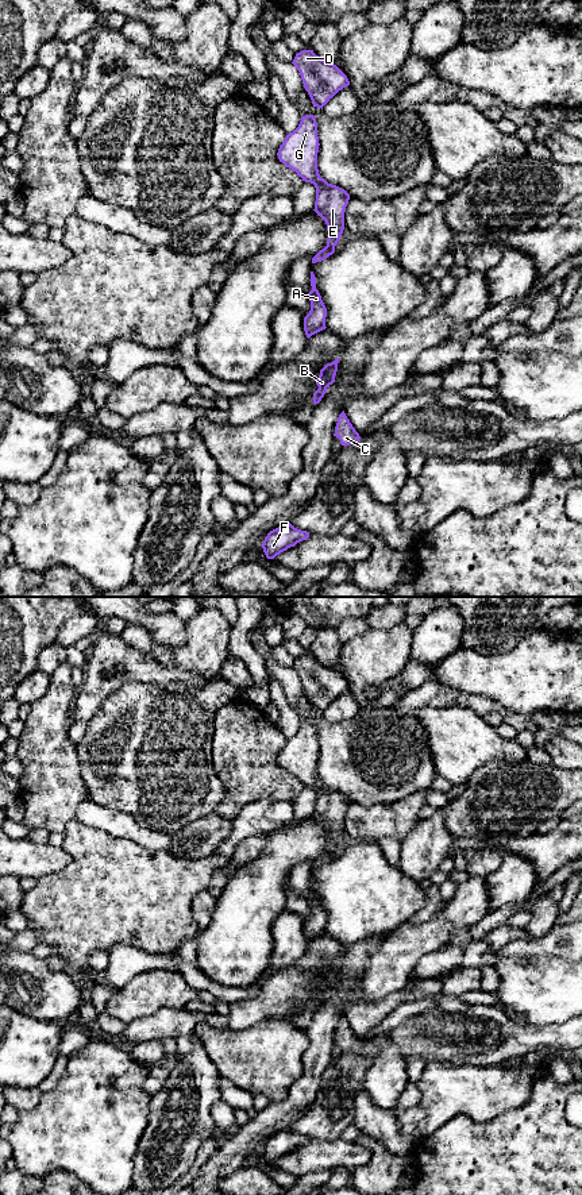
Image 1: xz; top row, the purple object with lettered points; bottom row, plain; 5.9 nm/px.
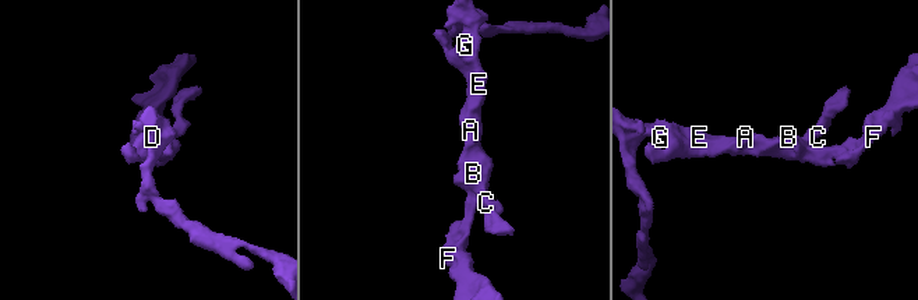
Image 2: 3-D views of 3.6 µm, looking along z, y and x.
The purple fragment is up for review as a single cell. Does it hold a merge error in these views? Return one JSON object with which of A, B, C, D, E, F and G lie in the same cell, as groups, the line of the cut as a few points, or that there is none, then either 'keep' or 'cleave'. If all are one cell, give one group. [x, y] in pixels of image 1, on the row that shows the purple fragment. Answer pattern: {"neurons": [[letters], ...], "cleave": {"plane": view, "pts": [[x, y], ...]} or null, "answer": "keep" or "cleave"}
{"neurons": [["A", "B", "C", "D", "E", "F", "G"]], "cleave": null, "answer": "keep"}

